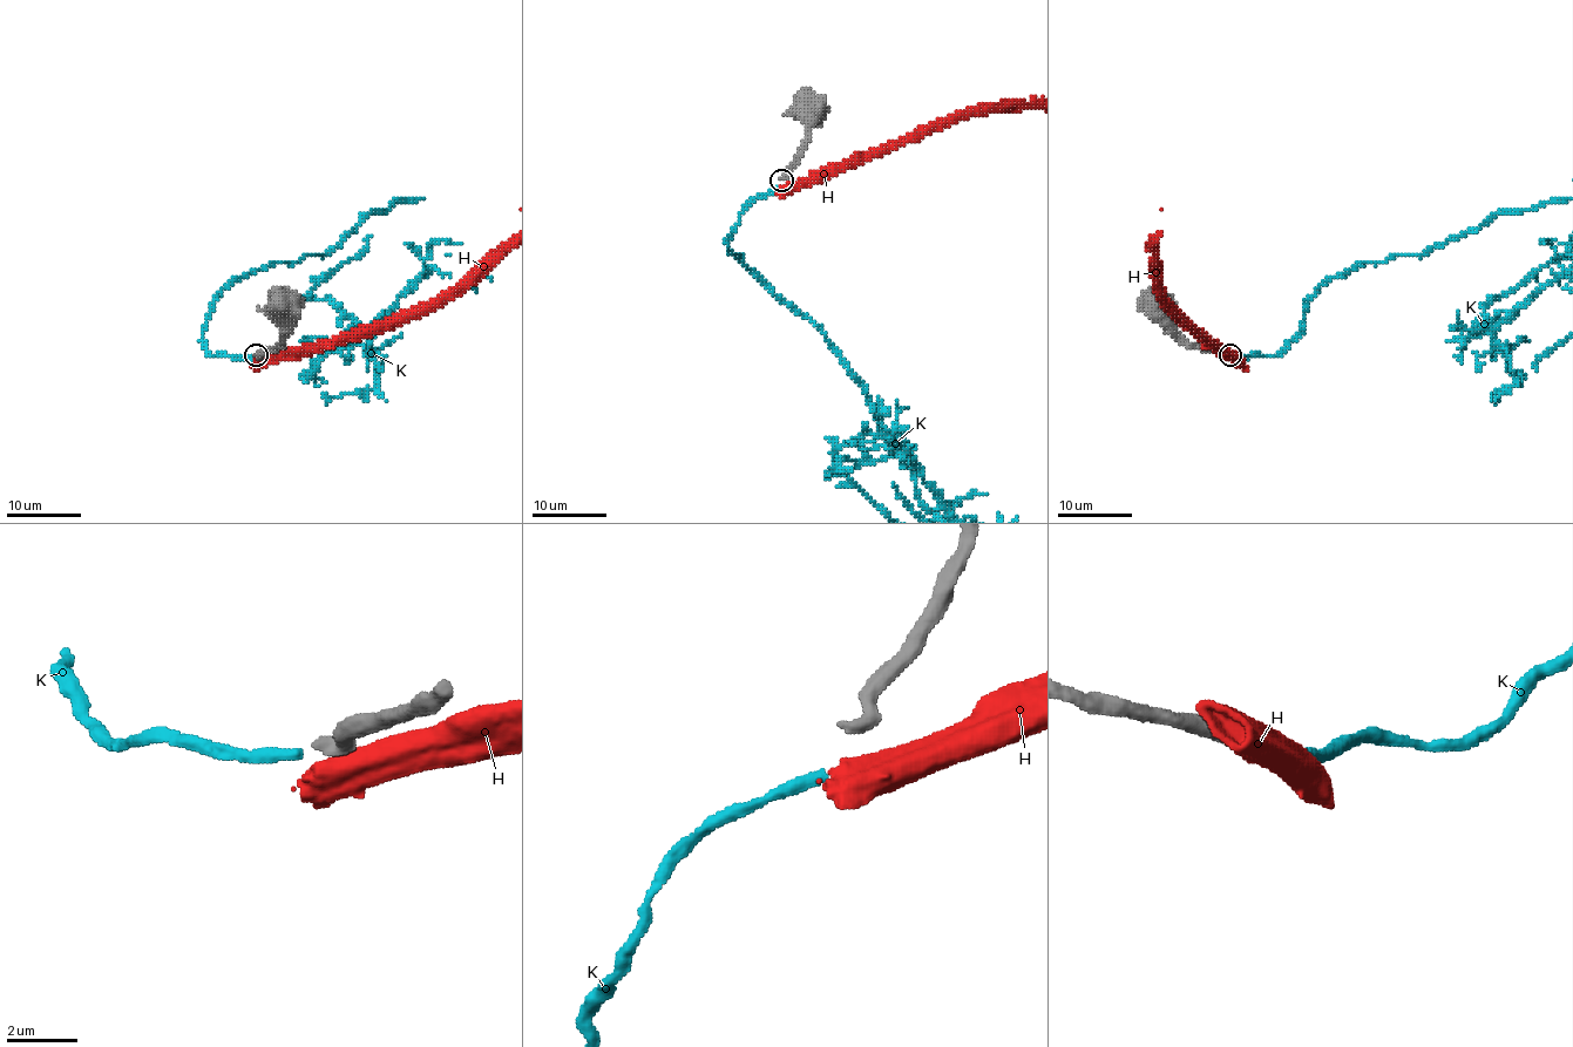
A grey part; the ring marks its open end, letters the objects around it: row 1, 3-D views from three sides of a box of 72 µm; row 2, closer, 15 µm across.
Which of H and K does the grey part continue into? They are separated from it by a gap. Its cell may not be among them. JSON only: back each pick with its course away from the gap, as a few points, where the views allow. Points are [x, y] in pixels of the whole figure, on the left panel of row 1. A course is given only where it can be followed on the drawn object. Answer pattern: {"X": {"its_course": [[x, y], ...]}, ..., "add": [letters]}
{"add": ["K"]}

